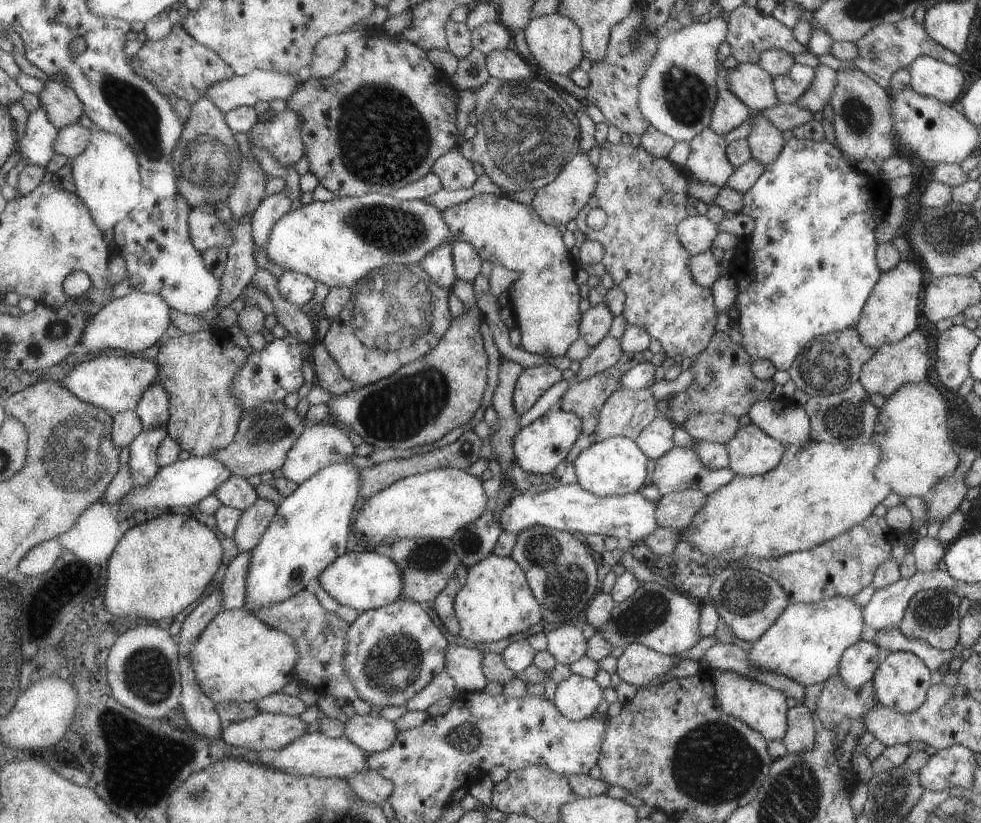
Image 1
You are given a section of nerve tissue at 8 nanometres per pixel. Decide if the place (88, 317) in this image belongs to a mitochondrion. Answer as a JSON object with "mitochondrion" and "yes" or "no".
{"mitochondrion":"no"}

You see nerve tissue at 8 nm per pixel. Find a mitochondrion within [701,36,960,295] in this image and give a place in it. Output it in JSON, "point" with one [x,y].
{"point":[857,118]}

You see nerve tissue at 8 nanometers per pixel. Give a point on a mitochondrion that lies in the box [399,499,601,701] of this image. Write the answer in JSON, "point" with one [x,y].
{"point":[428,557]}

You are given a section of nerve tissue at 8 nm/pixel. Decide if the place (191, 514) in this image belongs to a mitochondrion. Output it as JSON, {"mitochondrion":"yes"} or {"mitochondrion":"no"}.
{"mitochondrion":"no"}

